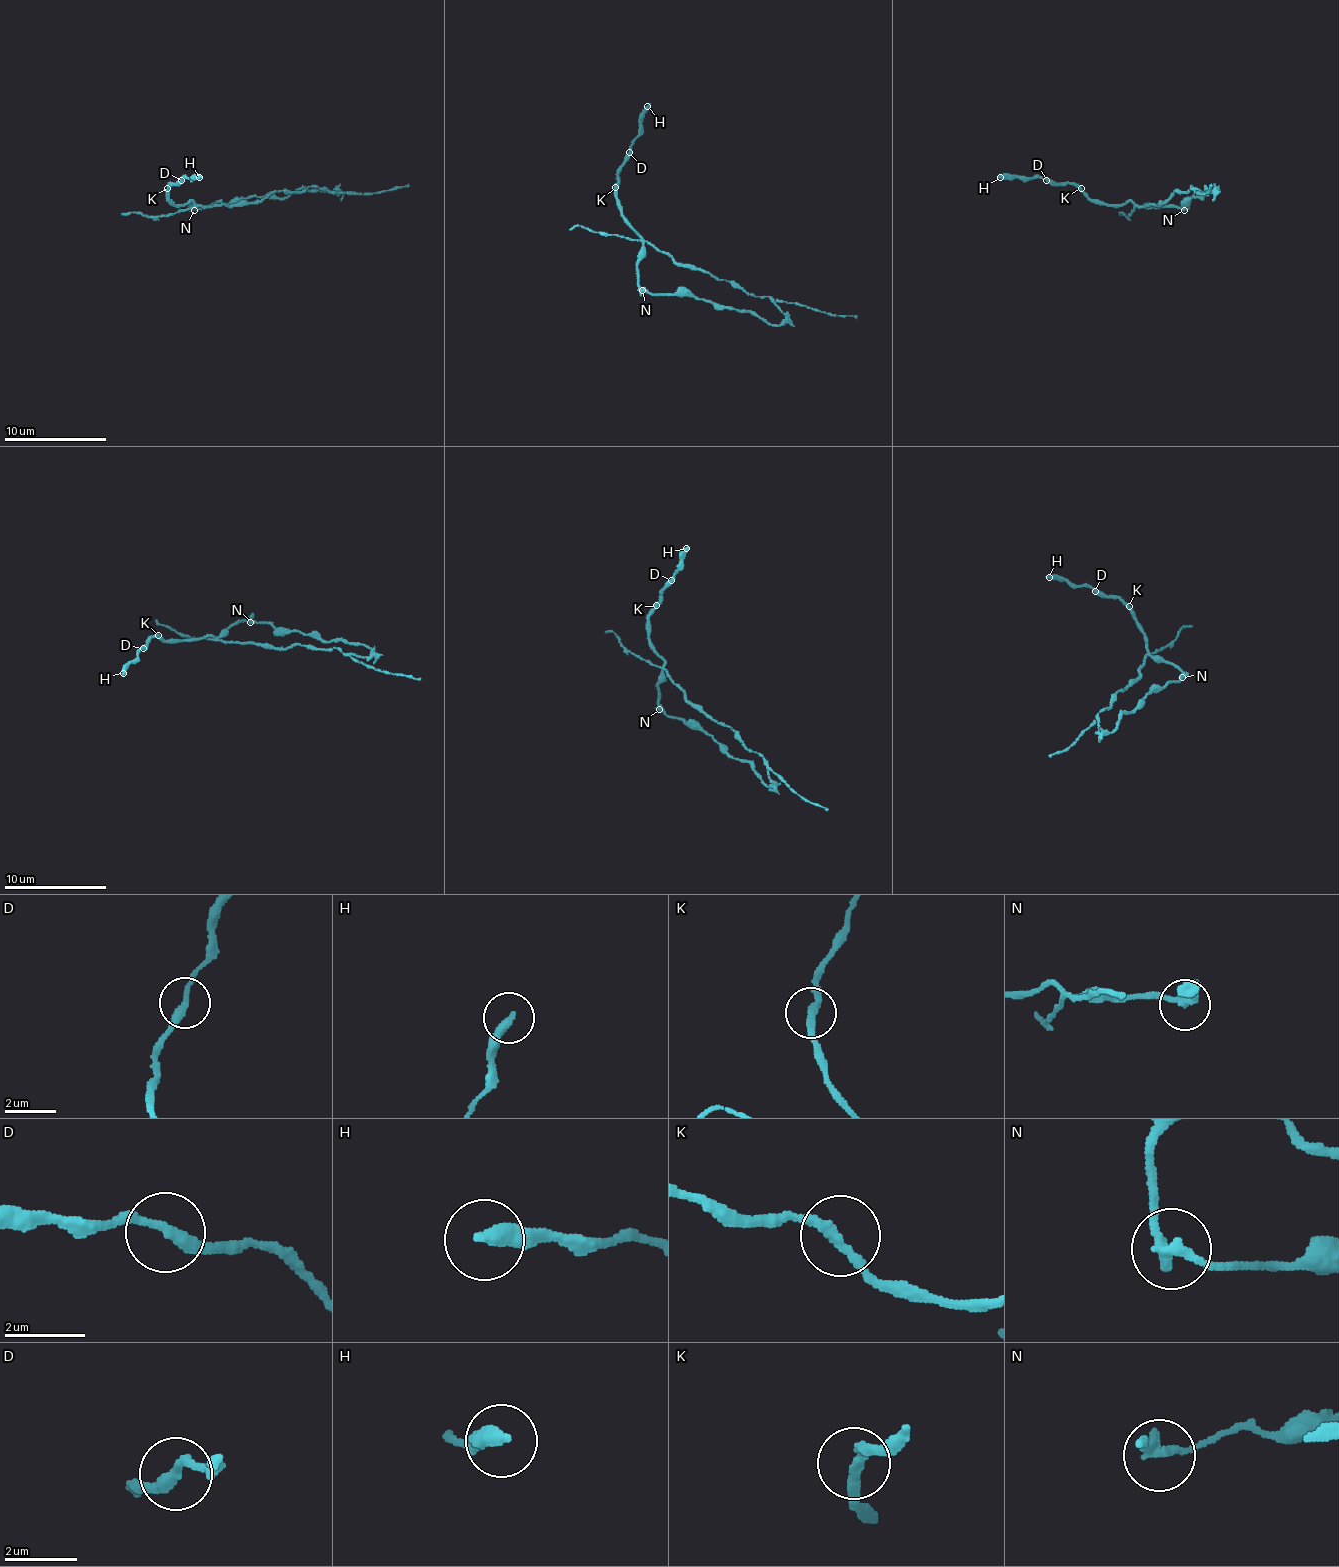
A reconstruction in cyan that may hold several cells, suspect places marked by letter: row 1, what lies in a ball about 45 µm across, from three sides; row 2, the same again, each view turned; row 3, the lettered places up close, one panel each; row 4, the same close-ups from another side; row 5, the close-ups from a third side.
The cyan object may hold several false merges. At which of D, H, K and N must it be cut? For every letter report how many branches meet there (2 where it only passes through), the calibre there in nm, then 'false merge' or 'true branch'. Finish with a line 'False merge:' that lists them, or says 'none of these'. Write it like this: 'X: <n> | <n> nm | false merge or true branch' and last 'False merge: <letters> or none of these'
D: 2 | 280 nm | true branch
H: 1 | 400 nm | true branch
K: 2 | 260 nm | true branch
N: 2 | 280 nm | false merge
False merge: N

